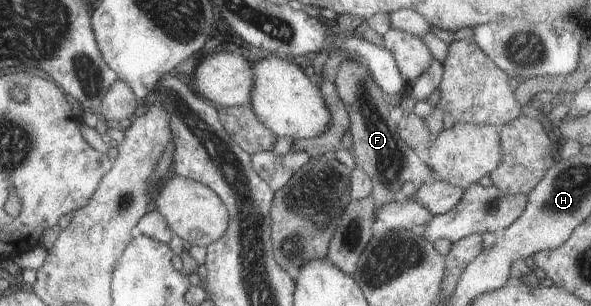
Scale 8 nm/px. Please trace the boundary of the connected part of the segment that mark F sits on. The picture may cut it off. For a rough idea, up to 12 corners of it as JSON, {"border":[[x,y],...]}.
{"border":[[339,65],[356,166],[377,209],[434,170],[399,136],[368,66]]}

